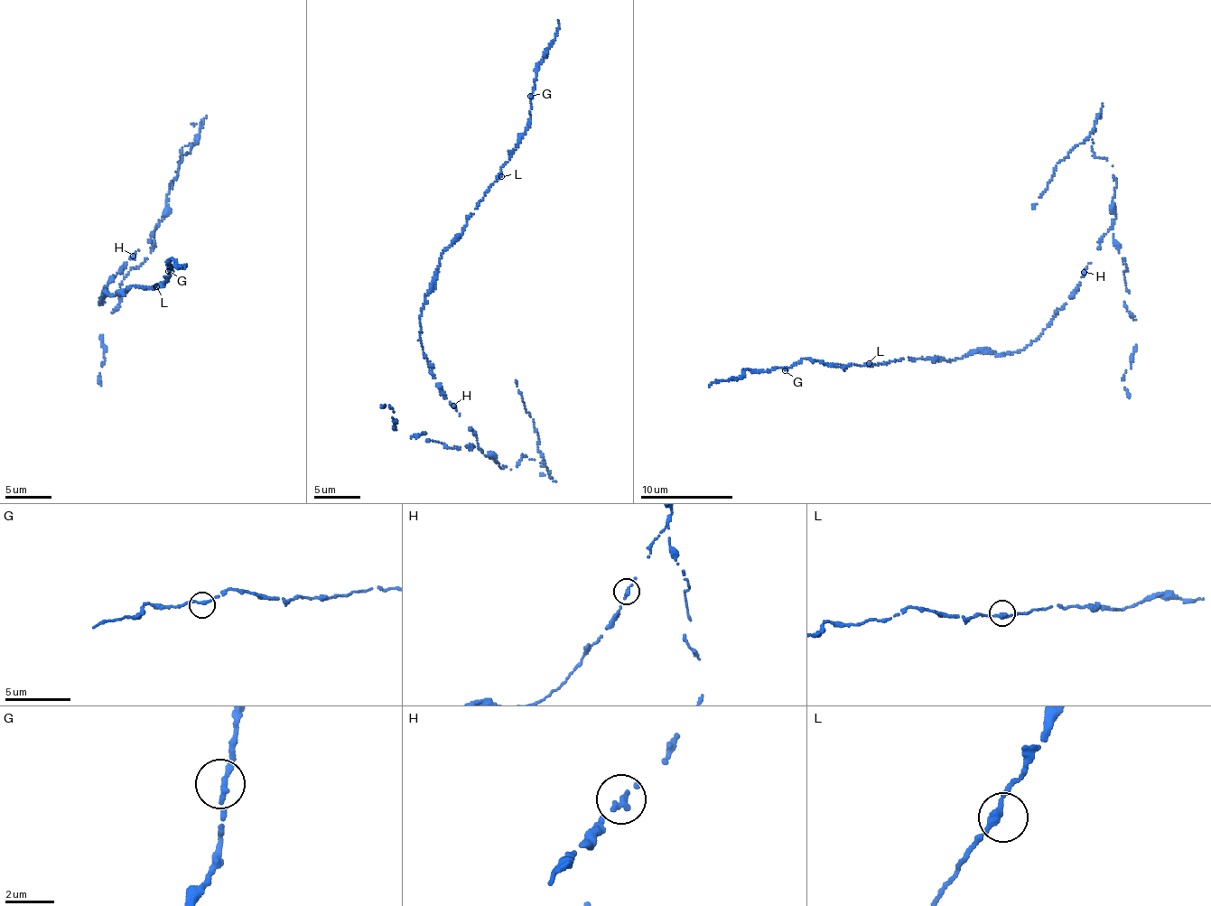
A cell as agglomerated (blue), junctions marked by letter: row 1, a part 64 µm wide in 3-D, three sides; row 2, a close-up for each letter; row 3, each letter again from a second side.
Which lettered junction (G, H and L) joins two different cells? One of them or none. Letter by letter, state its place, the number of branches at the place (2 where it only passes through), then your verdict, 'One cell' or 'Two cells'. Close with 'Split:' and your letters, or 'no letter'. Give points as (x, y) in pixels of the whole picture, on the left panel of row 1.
G: Place: (168, 271). Branches: 2. One cell
H: Place: (133, 256). Branches: 2. Two cells
L: Place: (156, 286). Branches: 2. One cell
Split: H

